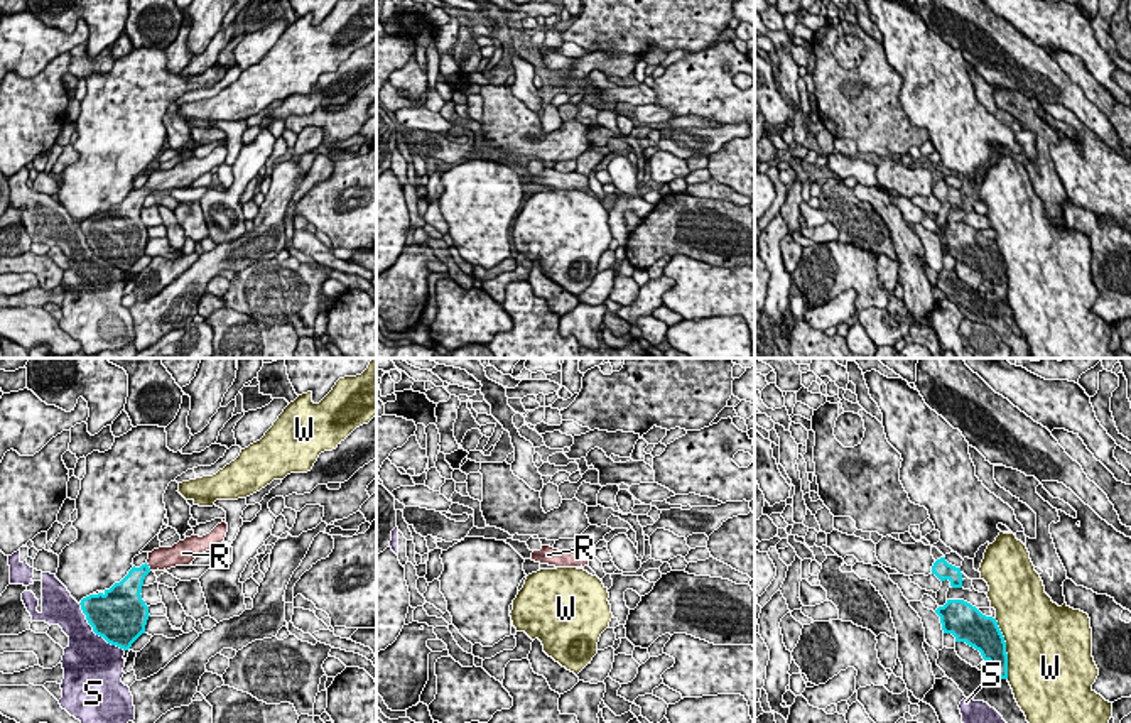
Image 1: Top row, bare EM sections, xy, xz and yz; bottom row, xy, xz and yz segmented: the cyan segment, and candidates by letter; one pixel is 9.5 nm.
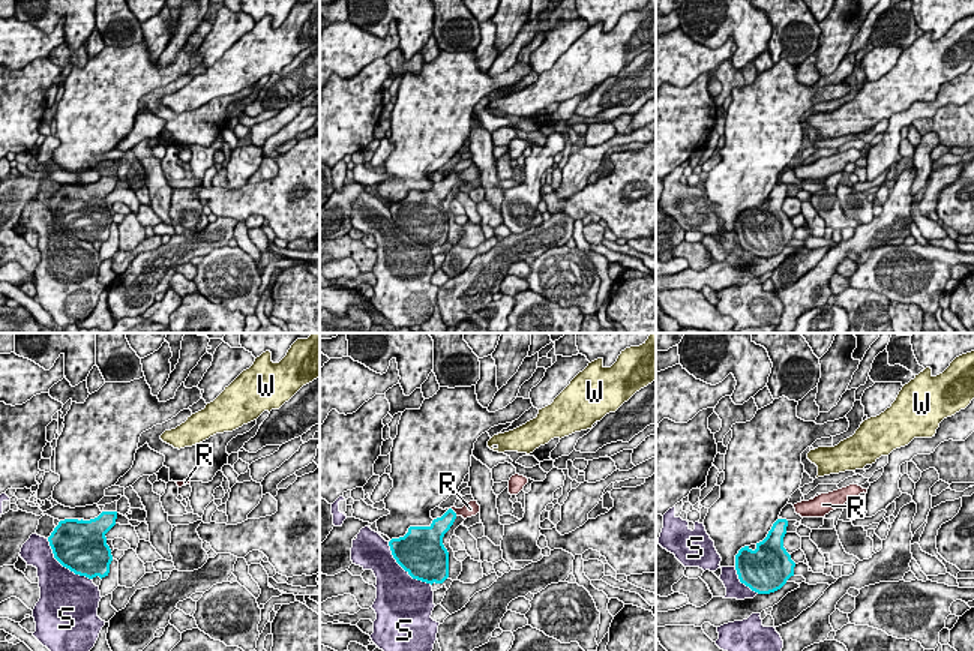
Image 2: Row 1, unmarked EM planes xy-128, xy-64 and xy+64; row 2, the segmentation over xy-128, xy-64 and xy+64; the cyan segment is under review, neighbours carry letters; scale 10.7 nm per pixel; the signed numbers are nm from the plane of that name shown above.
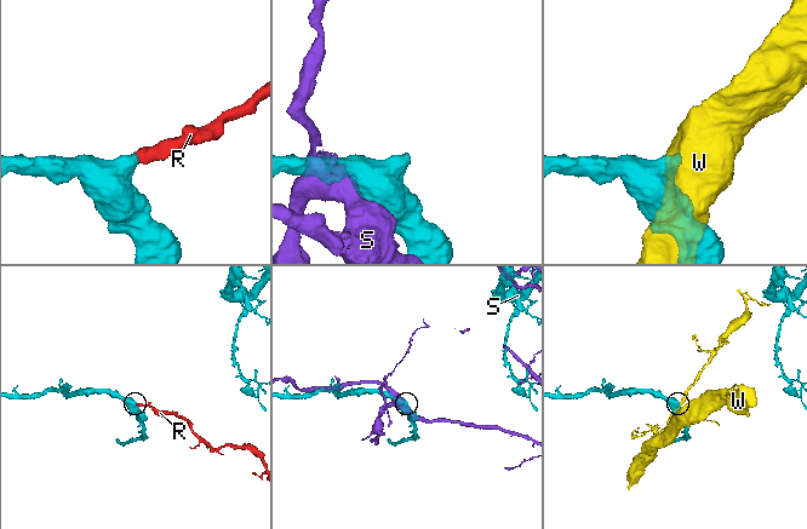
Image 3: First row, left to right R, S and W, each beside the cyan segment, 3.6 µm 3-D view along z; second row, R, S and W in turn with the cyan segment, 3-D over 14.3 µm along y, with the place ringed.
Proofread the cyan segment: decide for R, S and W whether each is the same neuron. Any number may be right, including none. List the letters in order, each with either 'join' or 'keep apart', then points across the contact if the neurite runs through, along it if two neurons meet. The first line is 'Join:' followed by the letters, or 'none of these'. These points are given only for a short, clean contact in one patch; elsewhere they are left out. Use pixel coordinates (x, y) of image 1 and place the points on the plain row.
Join: R
R: join; way xy (130, 208), (147, 188), (164, 179)
S: keep apart
W: keep apart

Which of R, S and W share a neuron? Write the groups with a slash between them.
R / S / W

